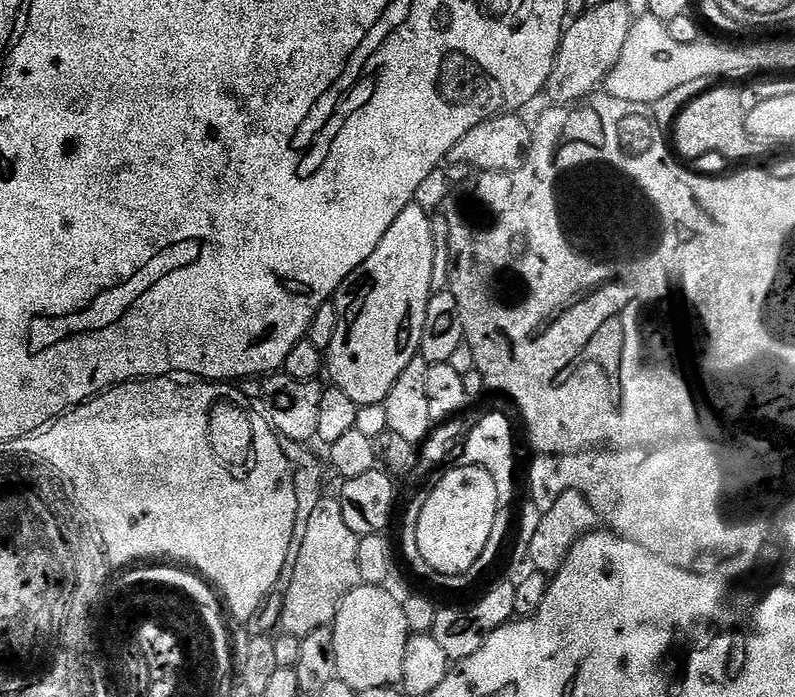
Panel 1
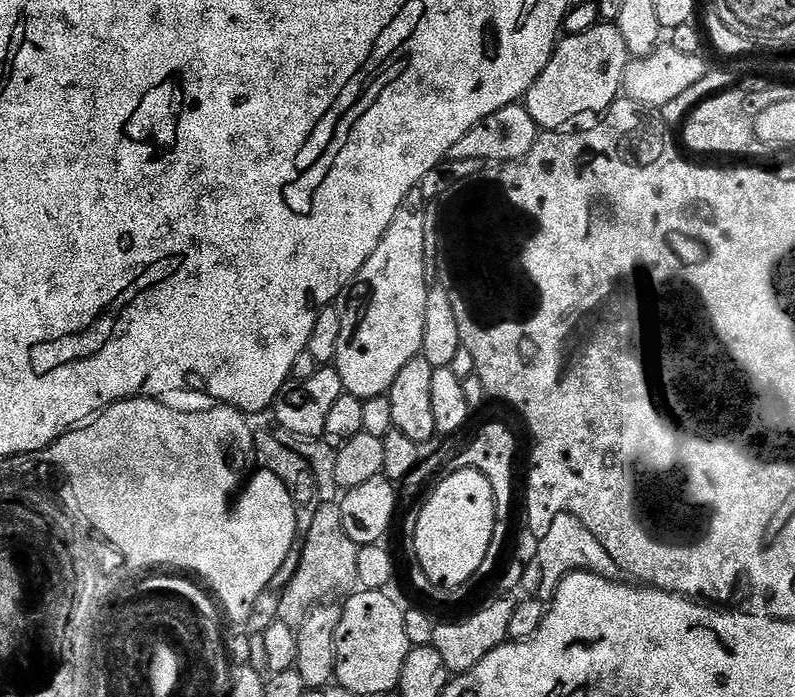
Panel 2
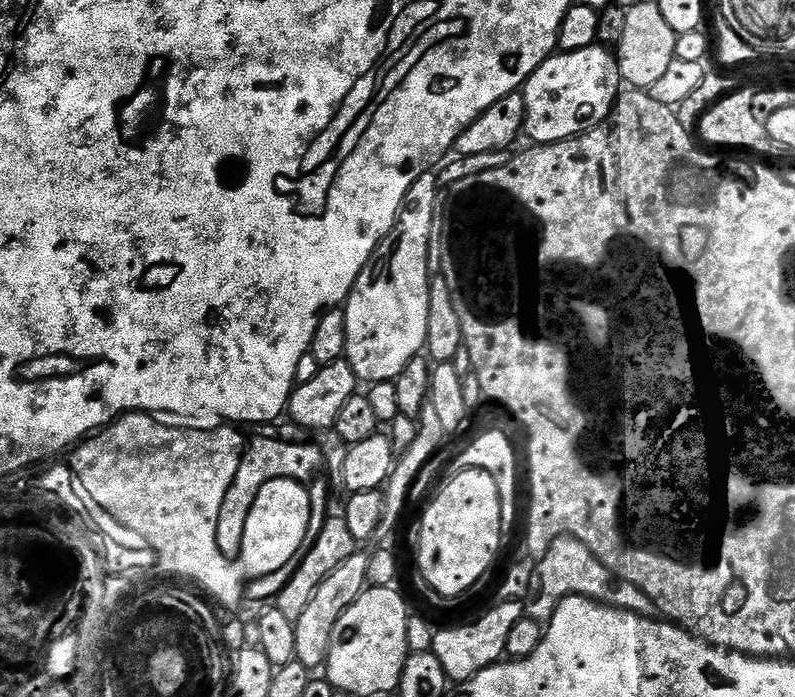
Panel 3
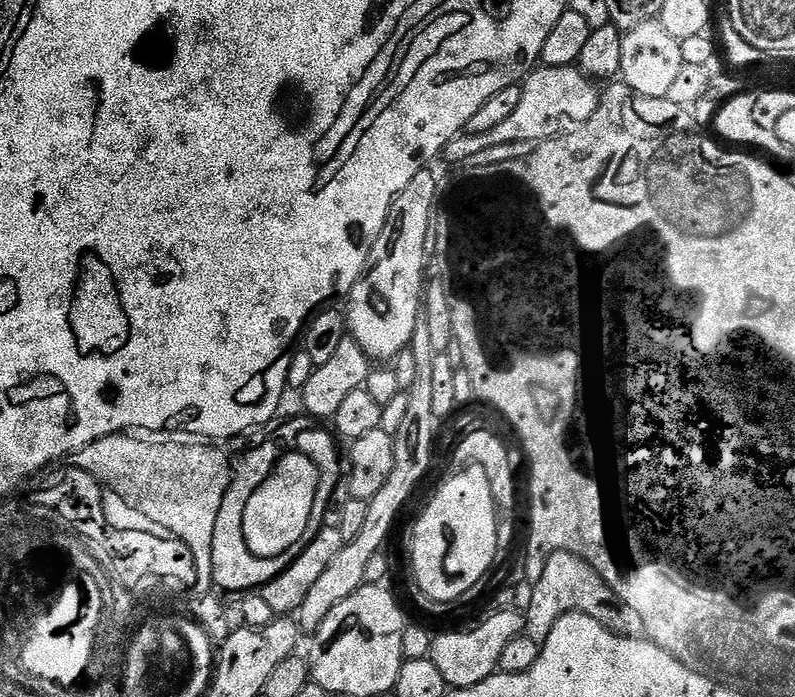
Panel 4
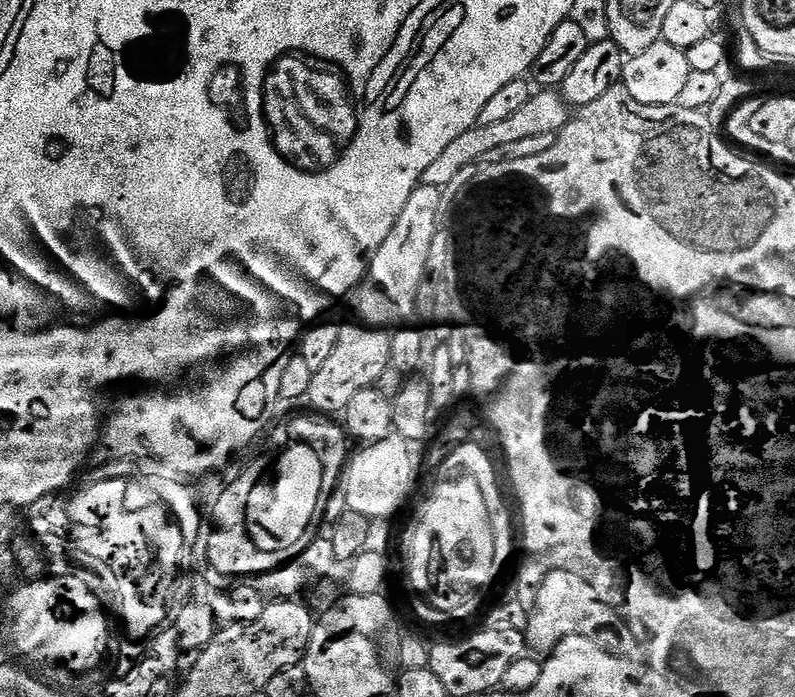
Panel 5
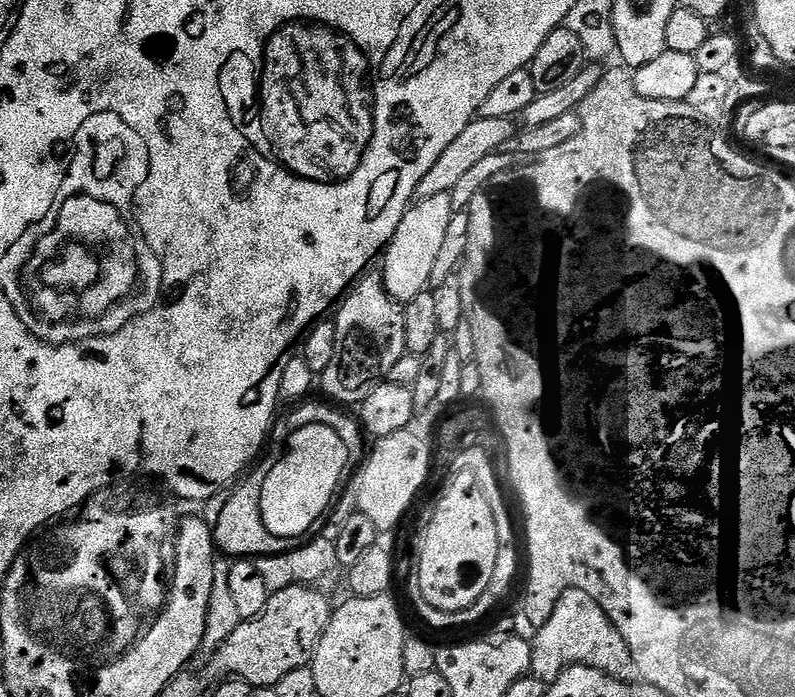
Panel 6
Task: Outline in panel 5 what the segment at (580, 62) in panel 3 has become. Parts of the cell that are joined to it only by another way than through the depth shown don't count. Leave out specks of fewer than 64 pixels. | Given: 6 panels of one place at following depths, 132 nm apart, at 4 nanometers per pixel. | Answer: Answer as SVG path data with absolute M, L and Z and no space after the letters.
M533 91L530 102L526 102L526 106L521 106L512 117L505 118L495 126L477 124L475 128L466 130L466 134L454 138L454 142L450 142L450 146L446 146L446 150L442 150L442 155L434 158L434 162L430 162L430 166L426 166L423 183L438 186L440 189L444 188L446 182L450 182L450 178L454 178L454 174L458 174L458 170L466 170L477 162L483 161L484 155L497 146L506 146L510 142L520 141L521 138L535 138L538 134L557 133L568 125L569 119L569 105L564 103L564 98L559 91Z

